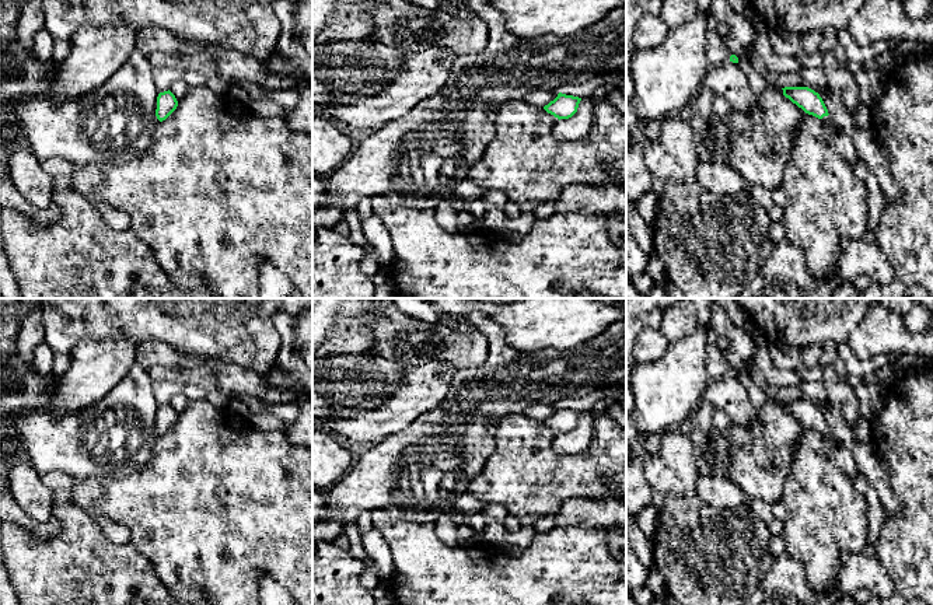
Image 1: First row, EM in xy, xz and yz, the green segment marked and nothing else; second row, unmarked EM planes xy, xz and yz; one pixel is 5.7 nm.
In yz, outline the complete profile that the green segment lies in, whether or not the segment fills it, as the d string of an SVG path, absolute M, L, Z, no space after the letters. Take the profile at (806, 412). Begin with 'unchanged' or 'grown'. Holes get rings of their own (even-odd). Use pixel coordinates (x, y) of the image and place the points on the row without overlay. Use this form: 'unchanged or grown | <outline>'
grown | M785 401L782 403L783 409L799 422L801 422L806 427L813 429L821 433L825 438L828 438L832 447L838 444L818 406L808 401Z

